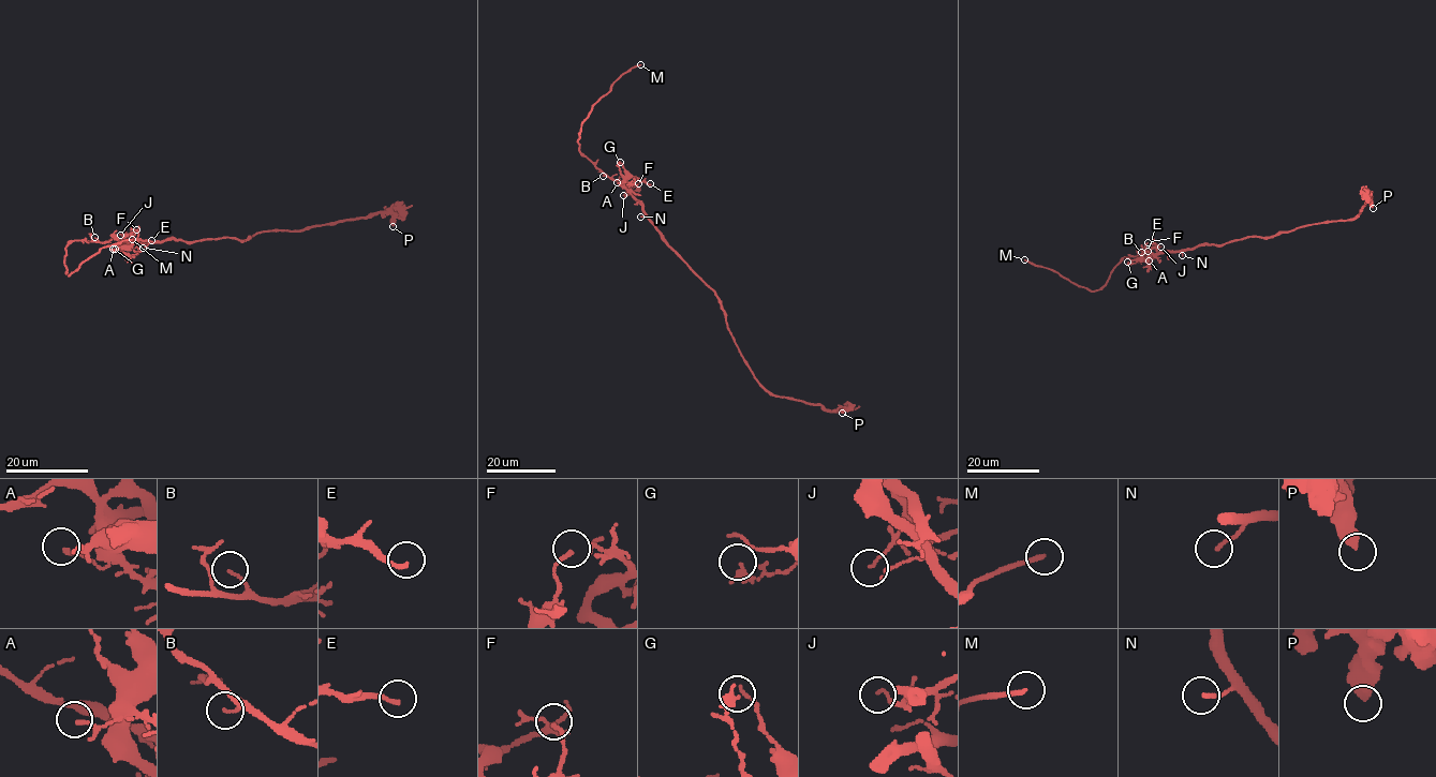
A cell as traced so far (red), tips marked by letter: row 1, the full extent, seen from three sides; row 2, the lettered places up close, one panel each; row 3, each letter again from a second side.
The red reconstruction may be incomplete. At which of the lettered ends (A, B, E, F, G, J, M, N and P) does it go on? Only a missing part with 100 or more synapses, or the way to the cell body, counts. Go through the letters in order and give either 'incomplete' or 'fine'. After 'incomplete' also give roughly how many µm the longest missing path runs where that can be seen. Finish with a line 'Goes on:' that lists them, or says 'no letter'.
A: fine
B: fine
E: fine
F: fine
G: fine
J: fine
M: incomplete | 20 µm
N: fine
P: fine
Goes on: M

